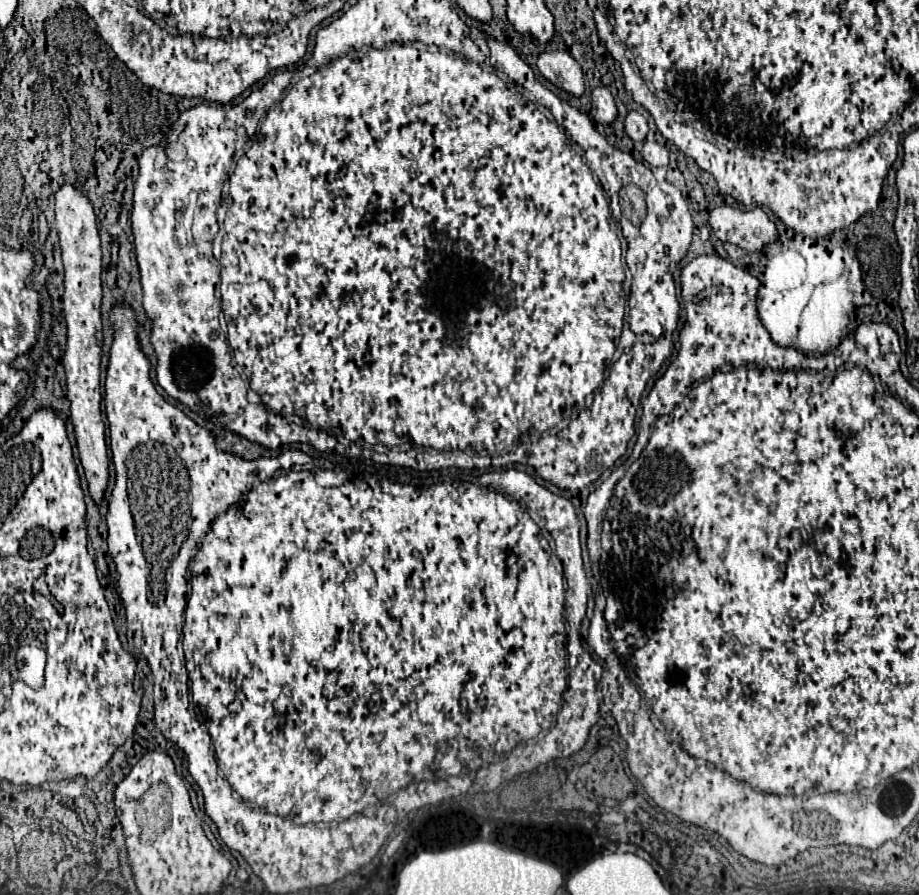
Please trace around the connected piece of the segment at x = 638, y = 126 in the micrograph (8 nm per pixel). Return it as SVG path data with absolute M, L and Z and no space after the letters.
M630 111L630 113L626 115L624 129L626 129L626 133L628 133L628 137L630 137L632 141L644 141L644 137L646 137L646 133L648 133L648 123L646 123L646 119L644 119L640 113Z

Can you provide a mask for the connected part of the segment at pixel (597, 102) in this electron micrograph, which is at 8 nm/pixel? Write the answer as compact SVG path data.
M596 87L592 91L592 119L596 123L608 125L618 117L618 109L612 93L606 87Z

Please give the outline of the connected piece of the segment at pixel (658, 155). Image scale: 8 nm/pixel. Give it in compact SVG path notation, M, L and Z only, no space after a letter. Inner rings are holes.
M644 141L640 153L642 153L642 157L644 157L644 163L650 165L652 169L656 169L656 167L666 167L666 165L668 165L668 149L662 147L662 145L656 143L656 141Z

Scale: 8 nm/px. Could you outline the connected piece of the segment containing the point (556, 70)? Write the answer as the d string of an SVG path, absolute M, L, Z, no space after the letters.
M550 51L538 57L538 71L558 89L580 97L584 93L584 75L580 65L568 55L568 51Z

